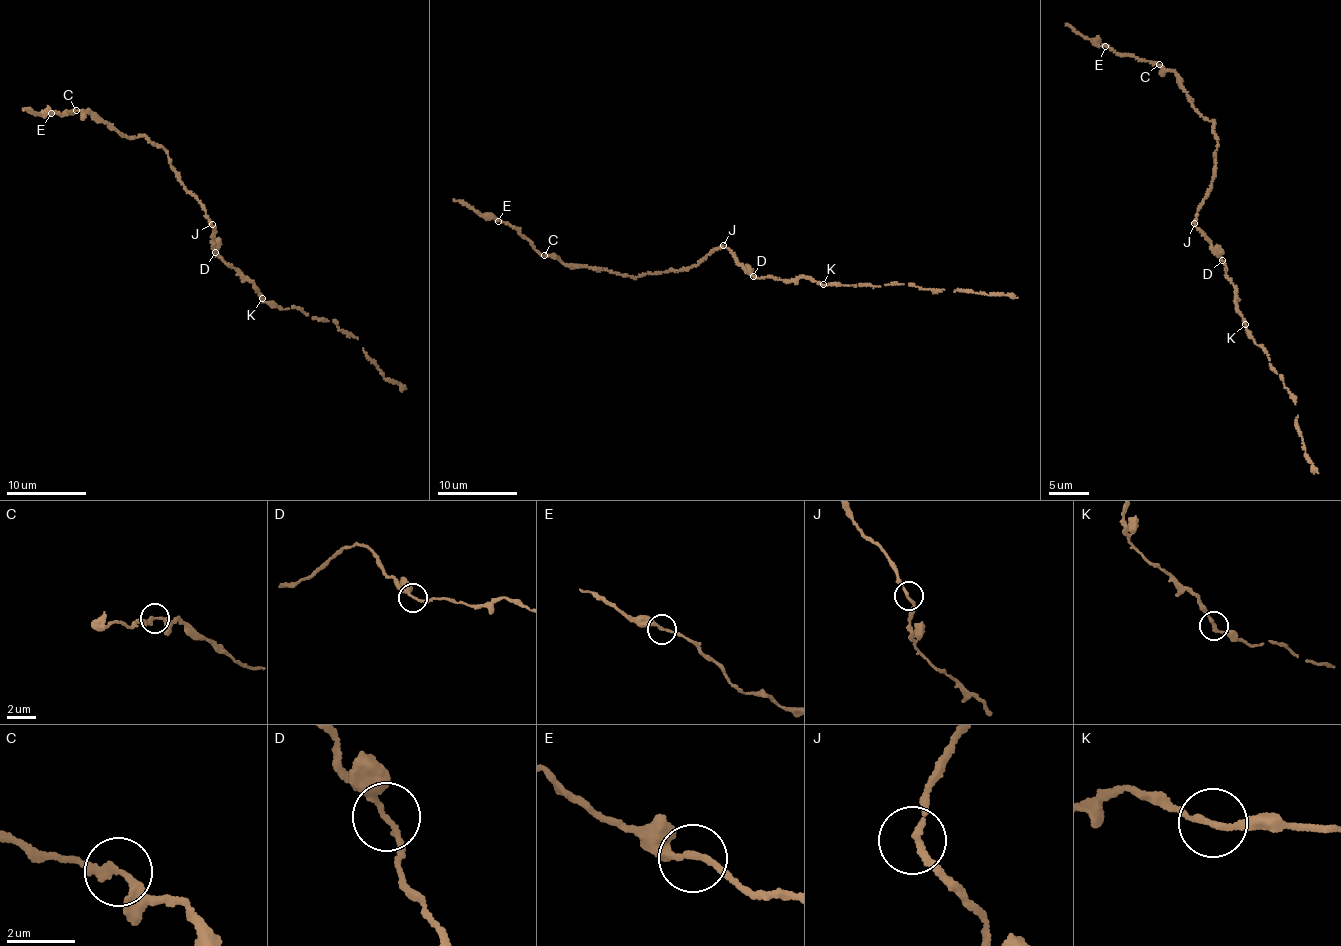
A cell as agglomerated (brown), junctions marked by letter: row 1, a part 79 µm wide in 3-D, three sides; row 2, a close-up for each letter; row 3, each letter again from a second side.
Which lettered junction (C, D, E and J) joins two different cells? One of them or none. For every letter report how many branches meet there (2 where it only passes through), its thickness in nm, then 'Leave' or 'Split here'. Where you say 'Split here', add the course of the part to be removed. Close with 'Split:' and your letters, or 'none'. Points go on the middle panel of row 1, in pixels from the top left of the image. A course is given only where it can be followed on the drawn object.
C: Branches: 2. Thickness 200 nm. Leave
D: Branches: 2. Thickness 170 nm. Leave
E: Branches: 2. Thickness 200 nm. Leave
J: Branches: 2. Thickness 160 nm. Leave
Split: none

